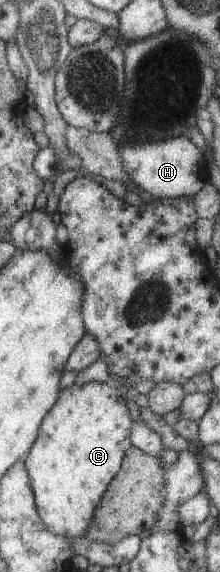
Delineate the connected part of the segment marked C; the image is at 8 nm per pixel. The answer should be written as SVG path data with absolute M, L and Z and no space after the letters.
M91 381L80 385L74 382L58 392L55 404L42 418L37 438L23 461L34 494L36 511L49 532L73 539L83 536L88 528L95 507L130 447L132 421L125 402L126 398L121 397L117 386L111 382Z

